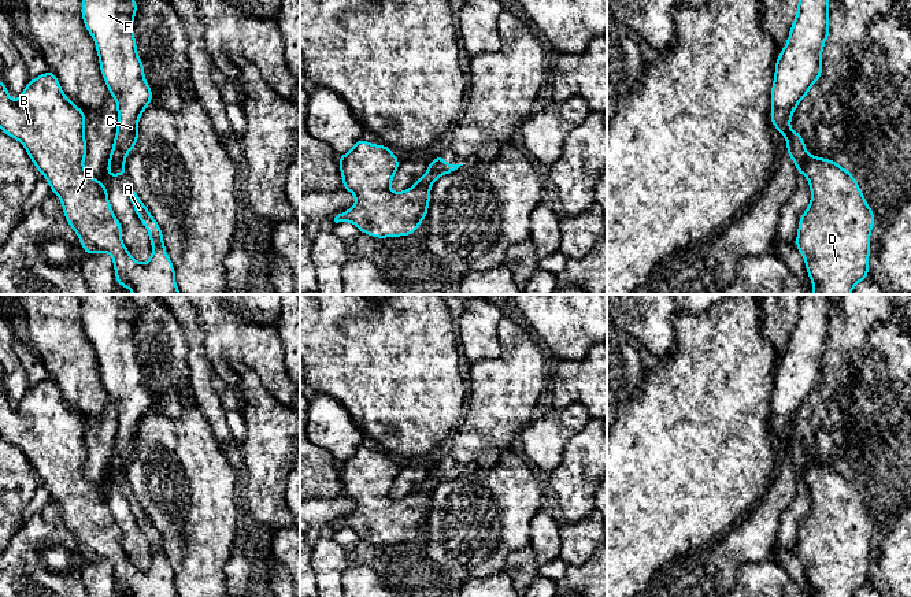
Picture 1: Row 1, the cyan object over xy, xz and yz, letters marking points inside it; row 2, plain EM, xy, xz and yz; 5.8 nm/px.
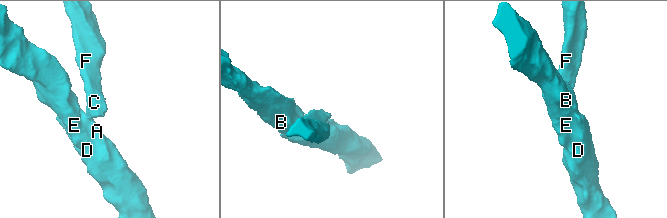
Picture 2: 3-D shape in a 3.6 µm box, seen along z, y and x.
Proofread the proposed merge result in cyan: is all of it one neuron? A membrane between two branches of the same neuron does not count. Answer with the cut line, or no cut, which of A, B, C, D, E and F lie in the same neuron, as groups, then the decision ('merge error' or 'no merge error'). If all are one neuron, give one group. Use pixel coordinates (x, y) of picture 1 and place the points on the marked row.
cut in yz along (813, 156), (802, 173); A B D E / C F; merge error

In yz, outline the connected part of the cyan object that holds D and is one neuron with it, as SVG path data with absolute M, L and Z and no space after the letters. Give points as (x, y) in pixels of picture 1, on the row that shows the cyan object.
M812 156L803 174L810 183L811 201L800 216L795 246L806 262L807 274L812 281L812 294L851 294L859 282L869 278L870 236L875 215L855 177L836 160Z

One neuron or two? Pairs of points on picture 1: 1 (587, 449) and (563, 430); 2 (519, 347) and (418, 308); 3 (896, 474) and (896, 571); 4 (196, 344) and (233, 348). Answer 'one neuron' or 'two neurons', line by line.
1: two neurons
2: two neurons
3: two neurons
4: two neurons

